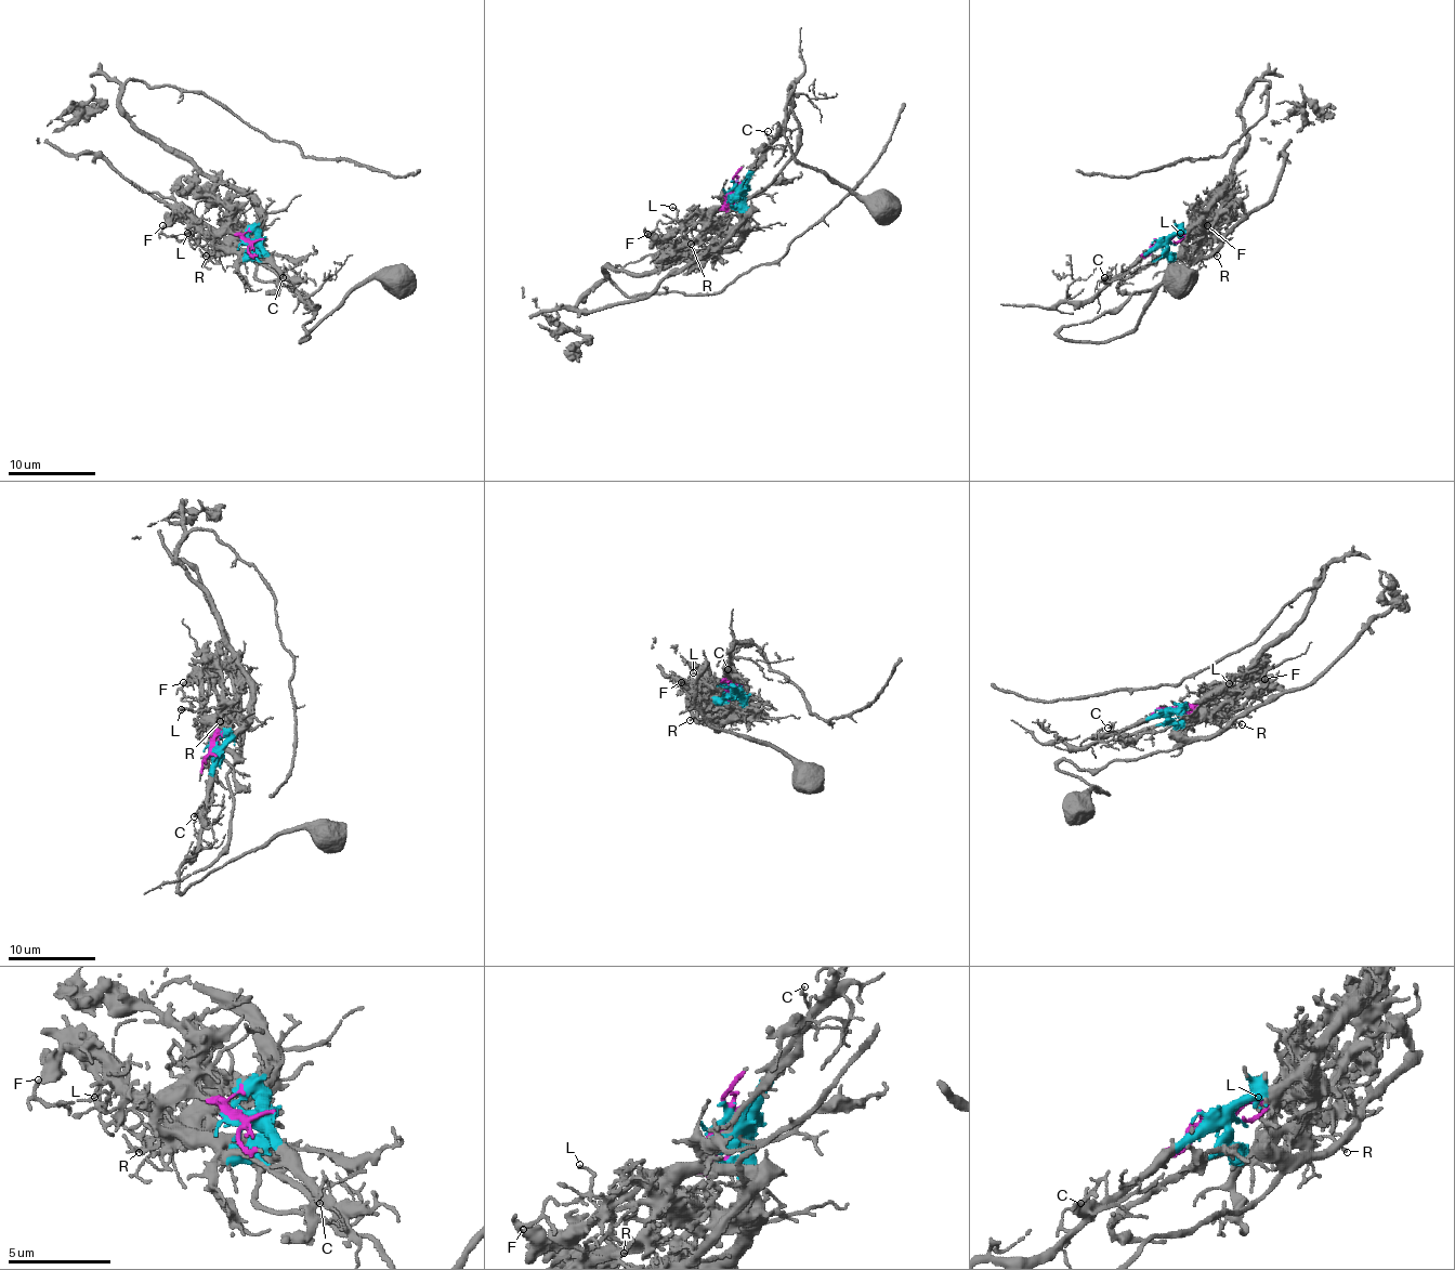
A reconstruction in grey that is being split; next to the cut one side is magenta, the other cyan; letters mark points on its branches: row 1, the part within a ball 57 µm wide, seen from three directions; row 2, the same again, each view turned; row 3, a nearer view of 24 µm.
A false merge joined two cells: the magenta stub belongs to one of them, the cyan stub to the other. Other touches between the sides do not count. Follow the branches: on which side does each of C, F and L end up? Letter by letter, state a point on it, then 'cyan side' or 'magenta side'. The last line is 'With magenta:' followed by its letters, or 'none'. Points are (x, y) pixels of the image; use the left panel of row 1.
C: (283, 277) | cyan side
F: (162, 225) | magenta side
L: (187, 233) | magenta side
With magenta: F, L

